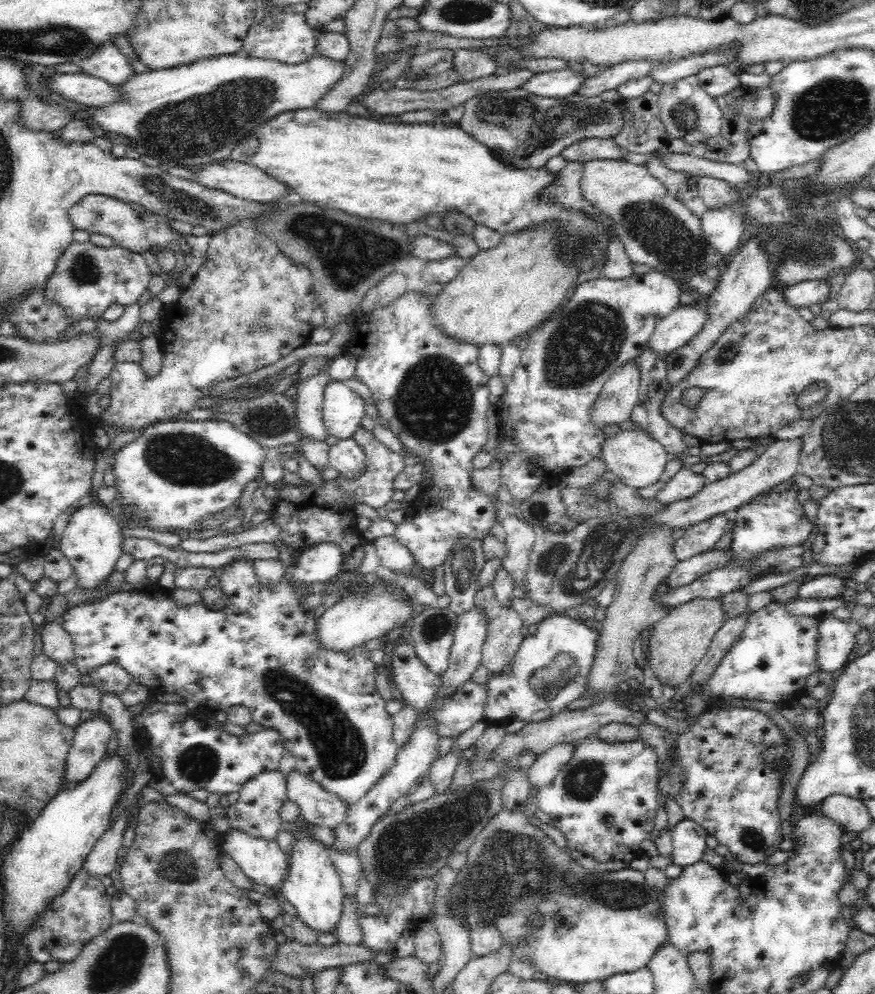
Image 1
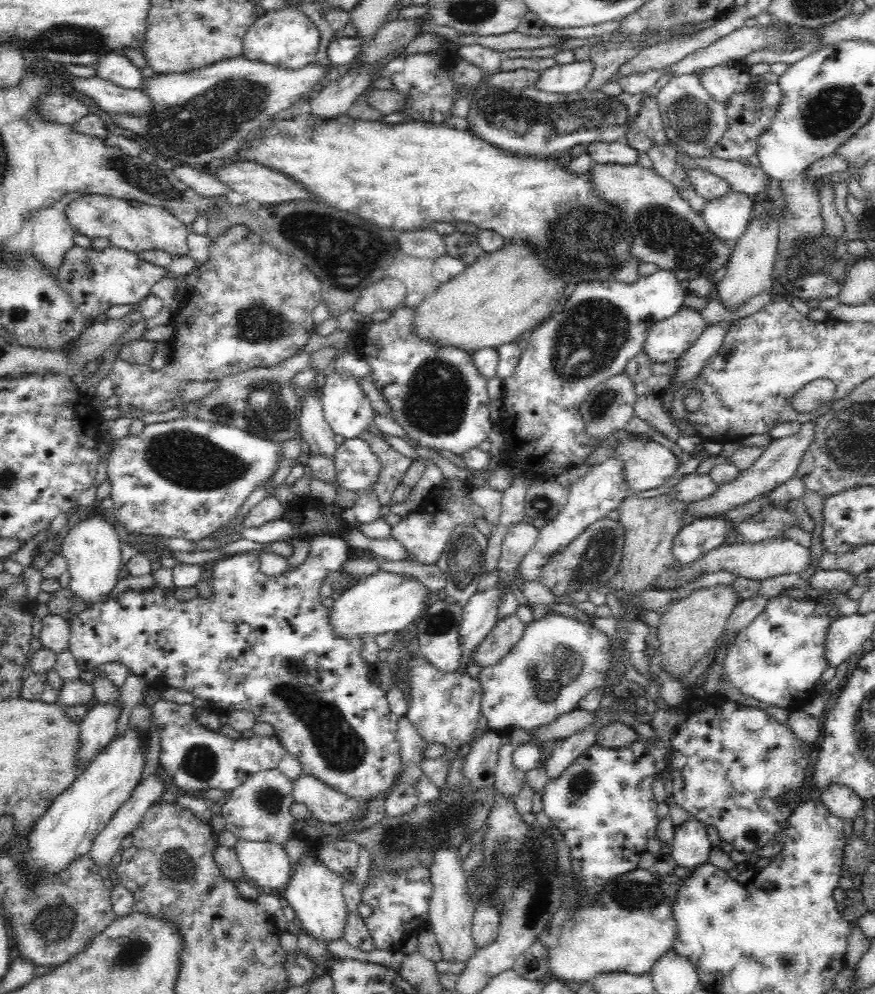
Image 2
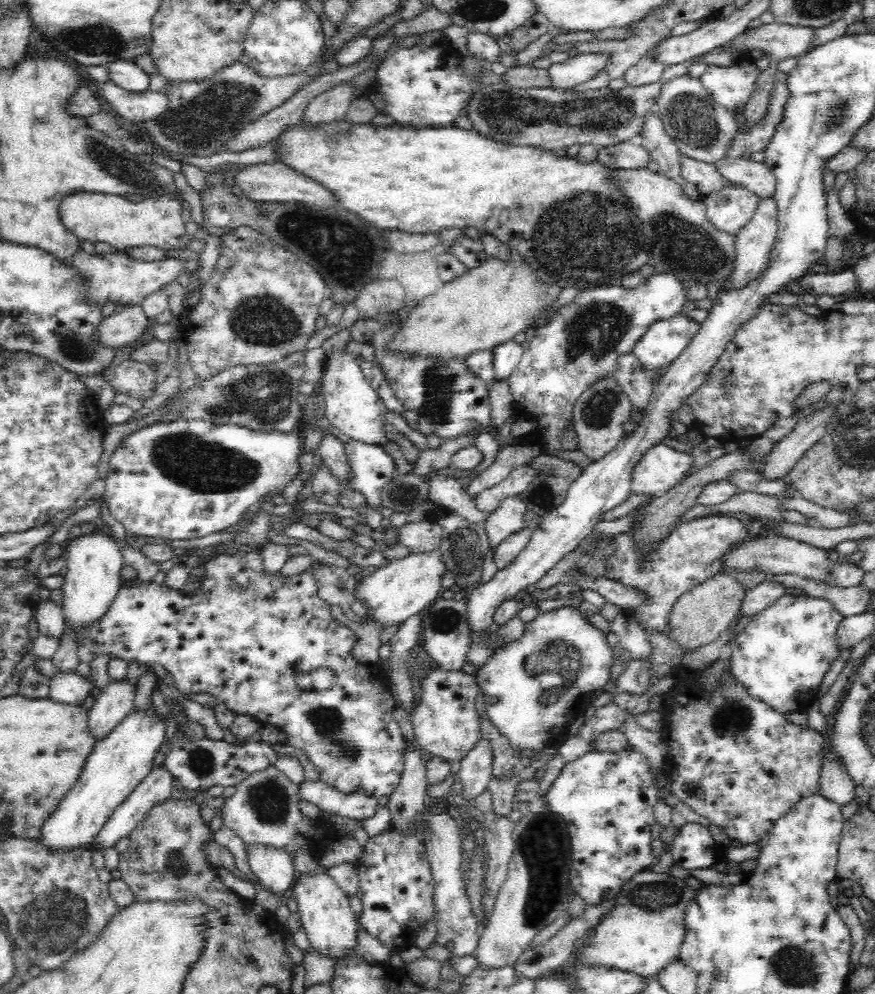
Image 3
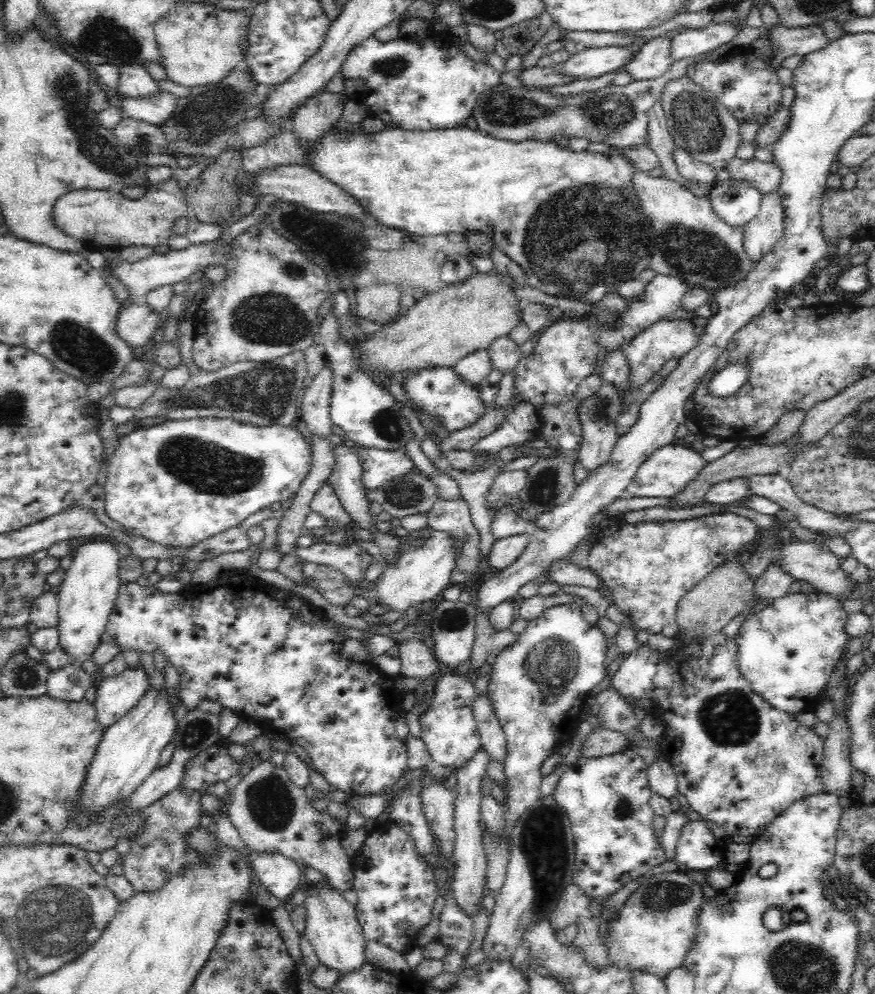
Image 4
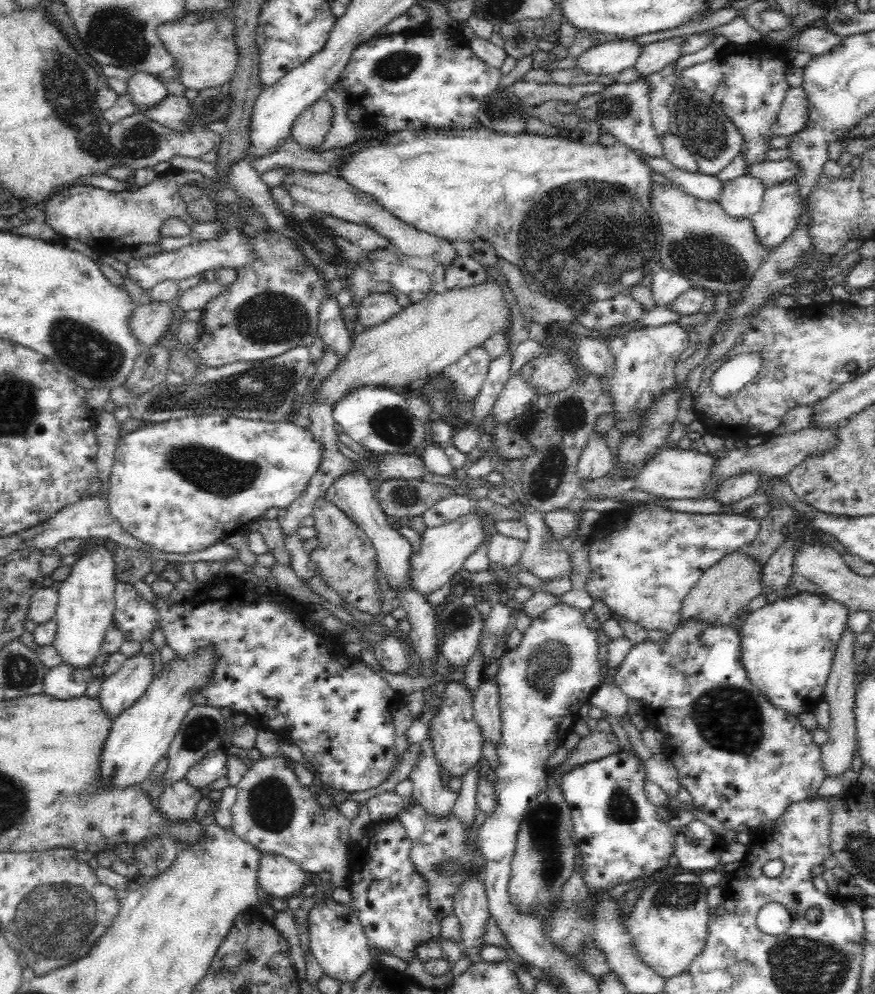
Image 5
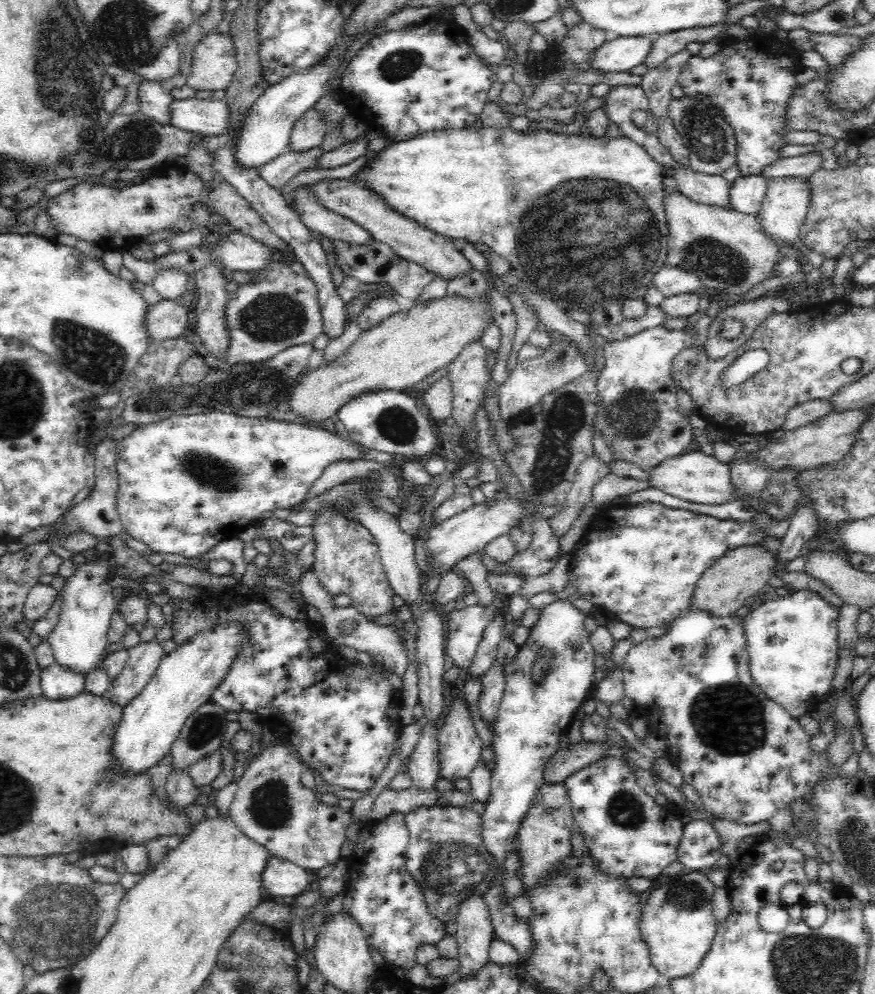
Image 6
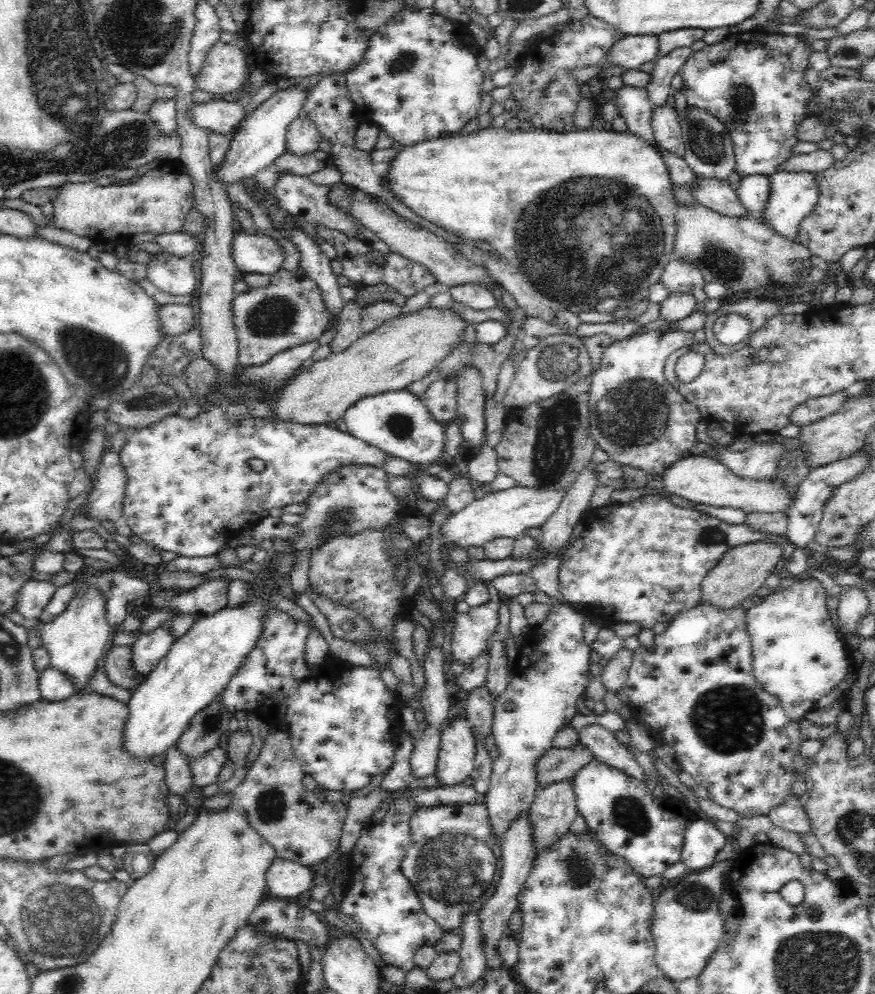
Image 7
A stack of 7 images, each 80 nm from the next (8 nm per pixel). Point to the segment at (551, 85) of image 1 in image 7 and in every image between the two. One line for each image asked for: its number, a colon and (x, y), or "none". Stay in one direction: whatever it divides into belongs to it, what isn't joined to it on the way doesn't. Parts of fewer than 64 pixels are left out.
2: (564, 79)
3: (577, 70)
4: (591, 63)
5: (605, 59)
6: (619, 54)
7: (631, 52)

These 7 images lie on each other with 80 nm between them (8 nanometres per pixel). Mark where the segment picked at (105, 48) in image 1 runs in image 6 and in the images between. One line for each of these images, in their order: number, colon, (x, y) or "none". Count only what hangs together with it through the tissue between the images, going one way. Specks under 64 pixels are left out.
2: (116, 68)
3: (127, 75)
4: (134, 82)
5: (144, 90)
6: (154, 102)

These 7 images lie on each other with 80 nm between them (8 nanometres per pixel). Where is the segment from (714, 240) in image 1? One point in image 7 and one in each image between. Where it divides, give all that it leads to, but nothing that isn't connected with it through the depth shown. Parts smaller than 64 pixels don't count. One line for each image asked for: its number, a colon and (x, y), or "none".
2: (727, 218)
3: (729, 209)
4: (736, 202)
5: (742, 197)
6: (747, 193)
7: (752, 192)

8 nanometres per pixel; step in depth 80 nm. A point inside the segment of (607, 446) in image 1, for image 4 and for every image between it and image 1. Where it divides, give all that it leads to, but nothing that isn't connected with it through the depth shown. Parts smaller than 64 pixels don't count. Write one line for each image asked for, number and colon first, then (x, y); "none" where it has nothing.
2: (645, 465)
3: (660, 468)
4: (666, 471)

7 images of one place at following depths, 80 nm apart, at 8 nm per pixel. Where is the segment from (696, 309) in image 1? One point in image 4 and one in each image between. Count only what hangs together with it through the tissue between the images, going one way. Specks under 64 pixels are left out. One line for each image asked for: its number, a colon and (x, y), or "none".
2: (669, 338)
3: (666, 339)
4: (666, 339)

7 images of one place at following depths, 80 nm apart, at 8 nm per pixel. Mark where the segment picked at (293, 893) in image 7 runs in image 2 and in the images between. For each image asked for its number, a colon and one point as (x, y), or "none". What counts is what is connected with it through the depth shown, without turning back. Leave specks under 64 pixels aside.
2: (266, 863)
3: (273, 867)
4: (279, 874)
5: (278, 876)
6: (280, 878)

